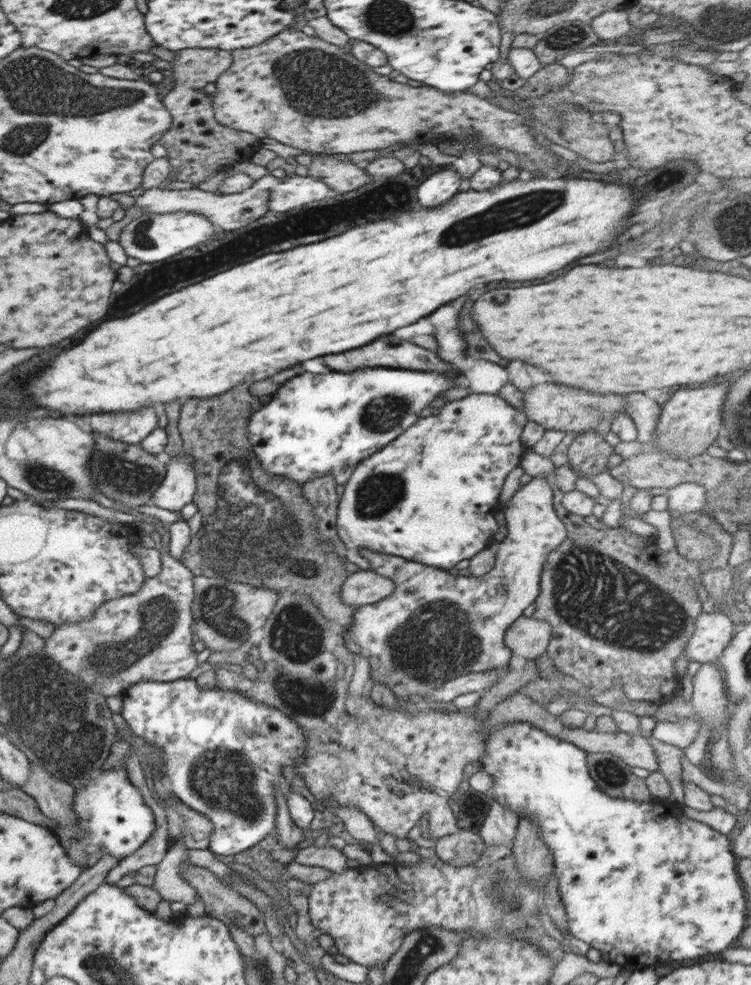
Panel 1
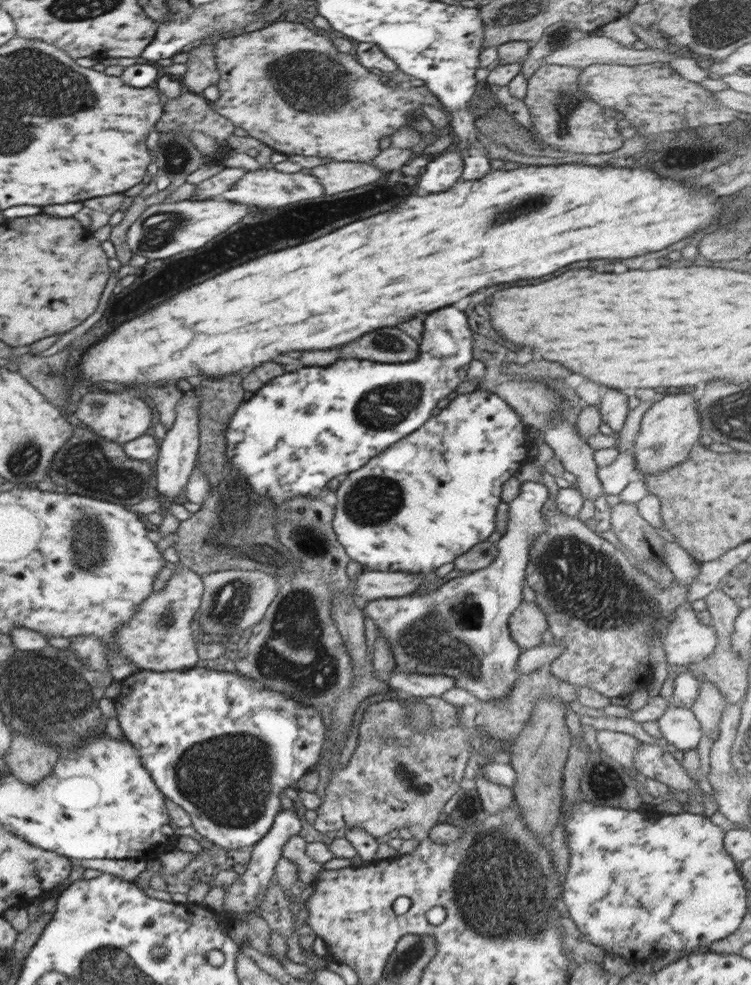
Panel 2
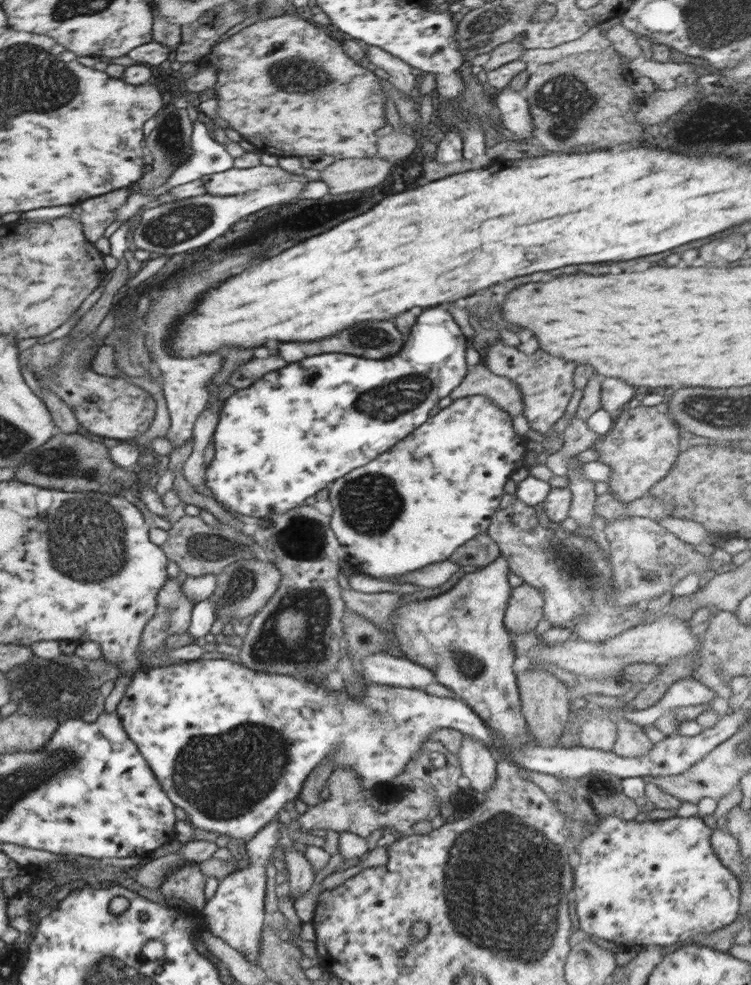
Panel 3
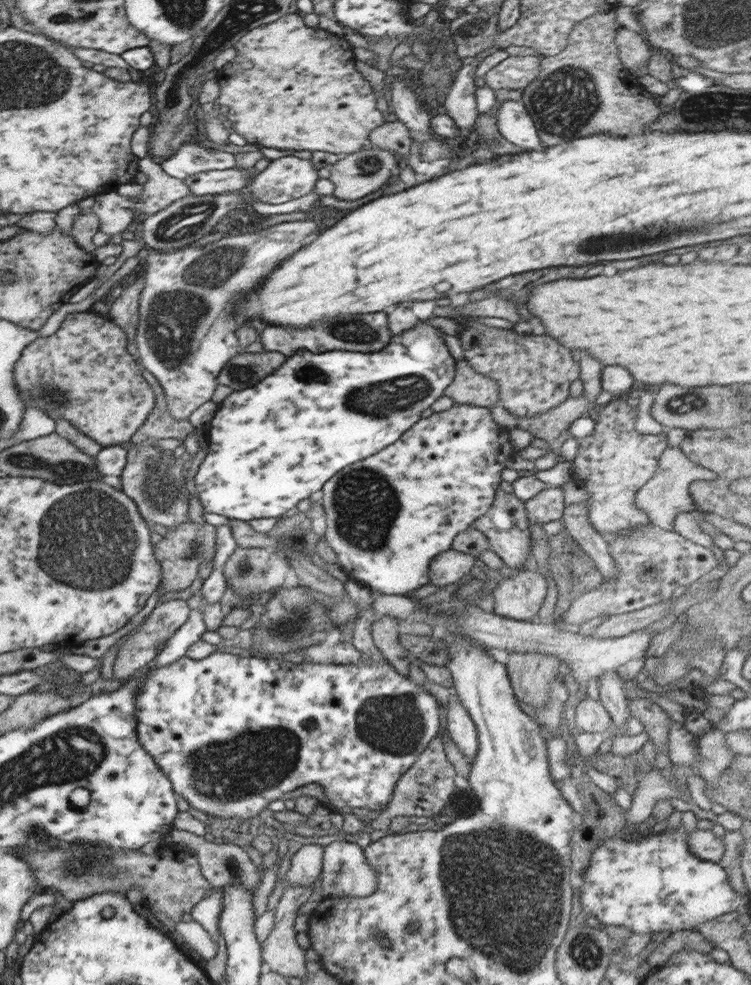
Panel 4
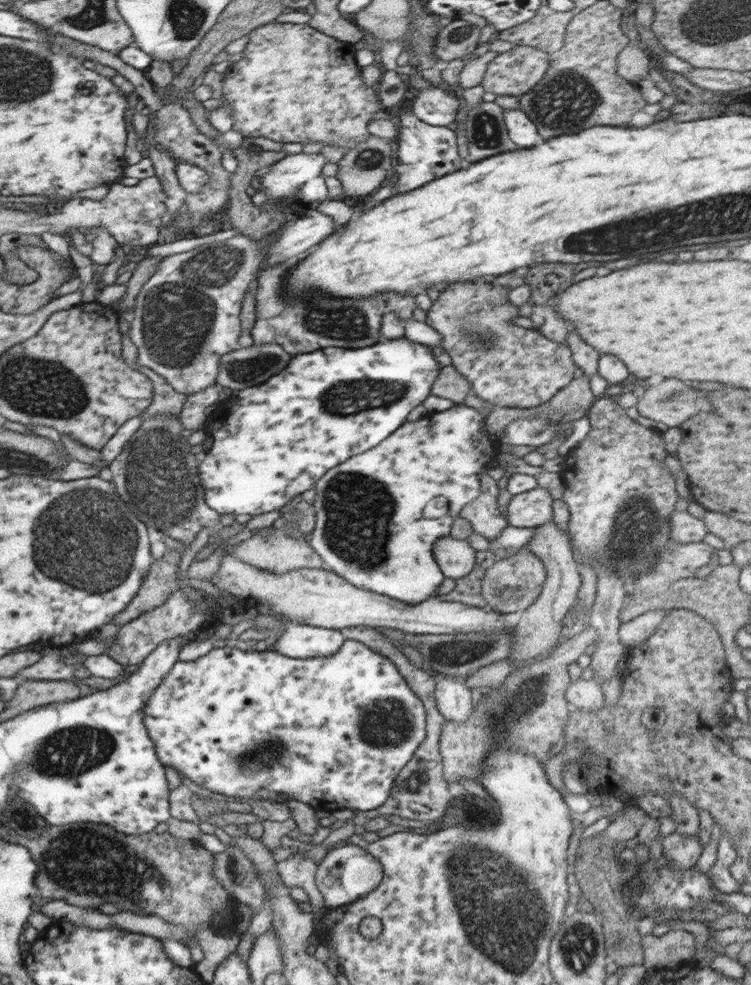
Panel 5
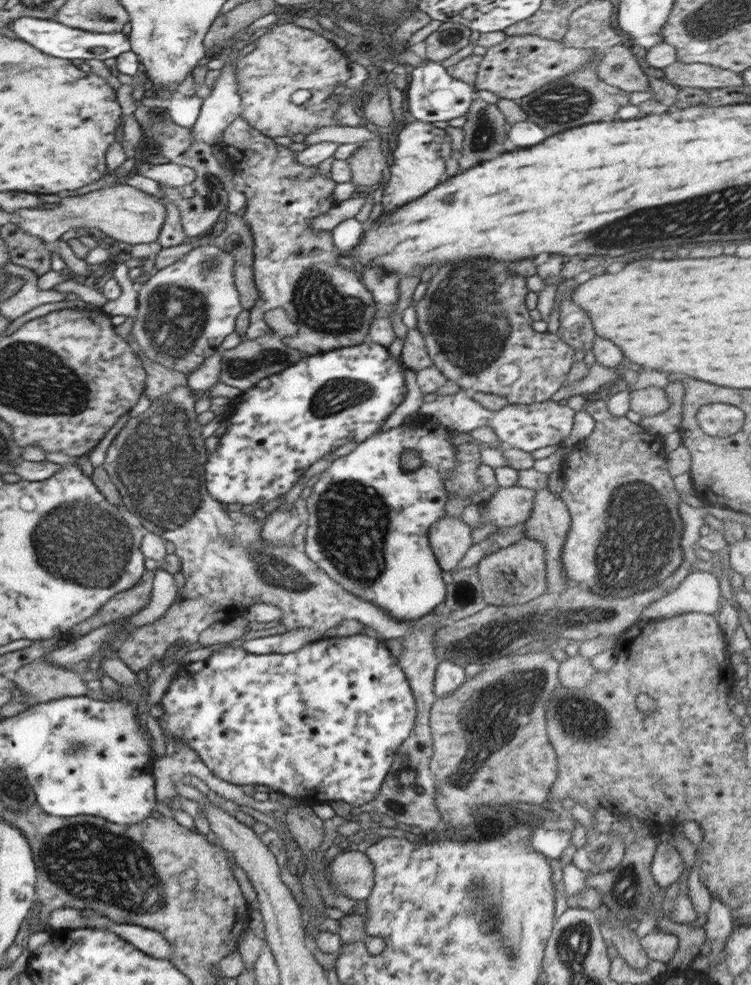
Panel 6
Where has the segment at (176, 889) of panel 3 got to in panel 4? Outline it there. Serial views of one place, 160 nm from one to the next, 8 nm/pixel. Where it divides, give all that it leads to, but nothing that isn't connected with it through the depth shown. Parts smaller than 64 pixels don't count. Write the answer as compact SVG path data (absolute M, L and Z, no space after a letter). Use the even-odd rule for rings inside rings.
M60 842L58 847L54 847L54 850L48 850L48 852L38 852L36 856L26 856L26 858L21 858L25 860L32 869L33 875L37 878L39 882L39 886L46 888L58 888L58 892L62 892L62 896L66 896L68 900L80 900L80 898L84 898L84 896L92 896L92 894L98 894L98 892L106 892L106 890L114 890L114 892L128 892L130 888L134 888L136 884L138 886L142 886L144 888L144 900L148 900L148 904L146 904L146 908L151 910L152 913L160 912L160 916L164 916L164 913L168 916L170 920L180 919L183 916L183 913L192 912L193 905L197 903L201 898L206 896L209 893L210 886L208 880L204 878L204 875L201 874L201 866L200 863L197 862L196 855L192 854L192 851L189 850L188 847L183 845L176 845L174 843L164 843L162 846L162 850L159 850L156 855L144 855L140 849L138 850L116 850L115 848L110 848L109 846L92 846L91 844L82 844L81 842L68 842L68 846L61 845L64 842Z

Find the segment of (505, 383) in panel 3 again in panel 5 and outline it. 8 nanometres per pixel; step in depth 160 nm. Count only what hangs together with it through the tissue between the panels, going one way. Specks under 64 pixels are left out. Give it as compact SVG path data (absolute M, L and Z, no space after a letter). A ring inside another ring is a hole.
M449 365L441 370L437 381L432 385L431 394L448 398L460 405L468 395L472 394L471 384L455 369L454 365Z

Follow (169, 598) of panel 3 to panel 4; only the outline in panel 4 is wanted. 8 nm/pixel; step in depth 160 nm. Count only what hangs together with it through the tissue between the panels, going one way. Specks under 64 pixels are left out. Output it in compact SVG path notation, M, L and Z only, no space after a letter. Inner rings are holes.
M171 599L164 603L158 602L151 614L146 617L148 621L142 625L142 629L132 635L120 647L113 666L113 676L122 680L122 683L127 682L136 676L138 670L148 666L148 662L157 656L156 649L160 643L168 640L188 620L190 611L189 604L182 599Z

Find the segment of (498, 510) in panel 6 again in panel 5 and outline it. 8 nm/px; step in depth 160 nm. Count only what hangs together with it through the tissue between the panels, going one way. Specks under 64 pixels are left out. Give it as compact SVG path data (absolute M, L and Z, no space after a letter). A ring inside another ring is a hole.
M536 487L512 496L507 508L507 524L516 528L534 528L553 520L552 496Z

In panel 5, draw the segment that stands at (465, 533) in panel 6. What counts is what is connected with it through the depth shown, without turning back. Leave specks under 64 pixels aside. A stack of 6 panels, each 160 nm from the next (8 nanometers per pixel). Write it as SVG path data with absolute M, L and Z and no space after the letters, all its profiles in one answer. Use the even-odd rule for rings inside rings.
M449 534L434 543L433 557L444 577L456 581L474 569L477 551L467 540L456 540Z

